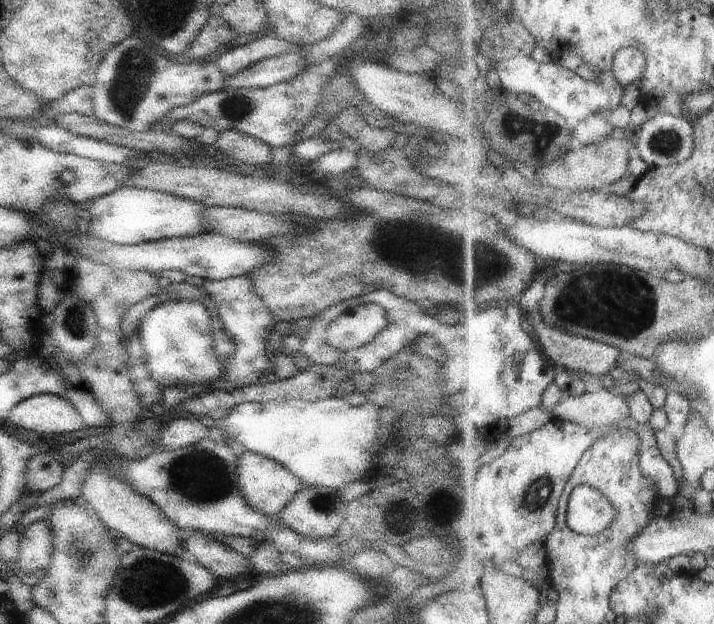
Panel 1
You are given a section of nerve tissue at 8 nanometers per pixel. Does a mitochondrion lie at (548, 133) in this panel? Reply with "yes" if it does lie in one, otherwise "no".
no

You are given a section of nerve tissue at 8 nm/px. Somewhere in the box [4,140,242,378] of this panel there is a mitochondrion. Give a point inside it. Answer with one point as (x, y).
(73, 319)

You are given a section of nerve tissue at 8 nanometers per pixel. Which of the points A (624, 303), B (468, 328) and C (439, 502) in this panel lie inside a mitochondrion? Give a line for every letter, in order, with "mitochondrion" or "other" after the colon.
A: mitochondrion
B: other
C: other

